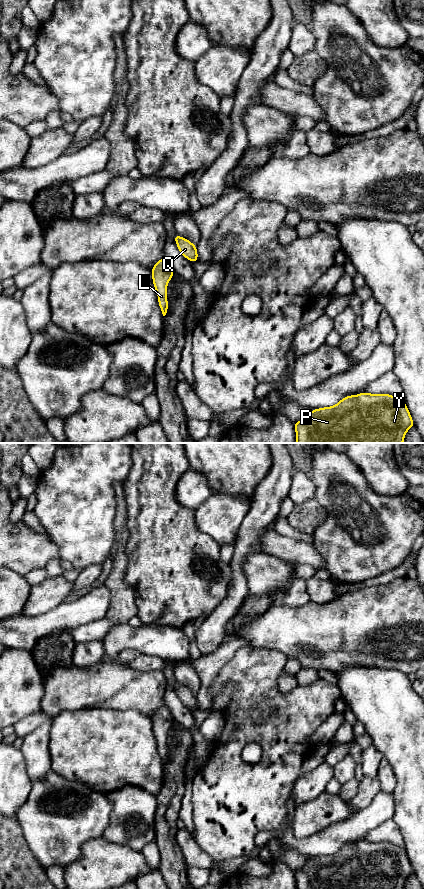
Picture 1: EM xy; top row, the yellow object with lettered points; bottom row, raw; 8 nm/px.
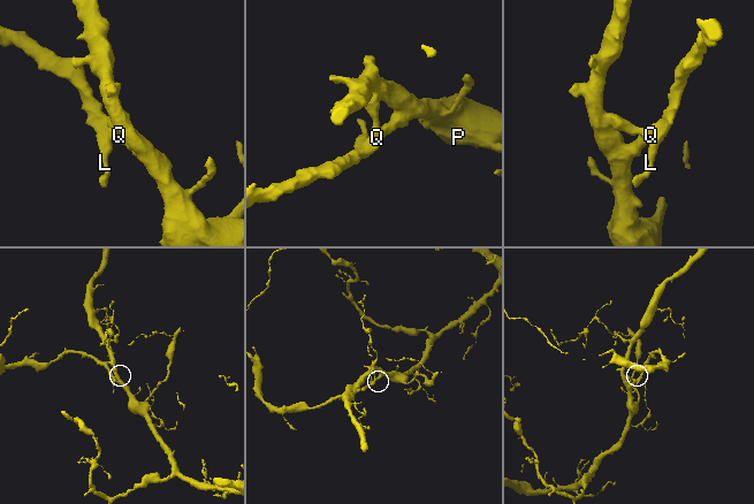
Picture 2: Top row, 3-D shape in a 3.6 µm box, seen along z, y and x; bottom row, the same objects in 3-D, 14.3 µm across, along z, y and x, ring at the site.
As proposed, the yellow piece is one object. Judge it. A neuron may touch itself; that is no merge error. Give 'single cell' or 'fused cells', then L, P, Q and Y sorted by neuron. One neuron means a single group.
single cell; L P Q Y

